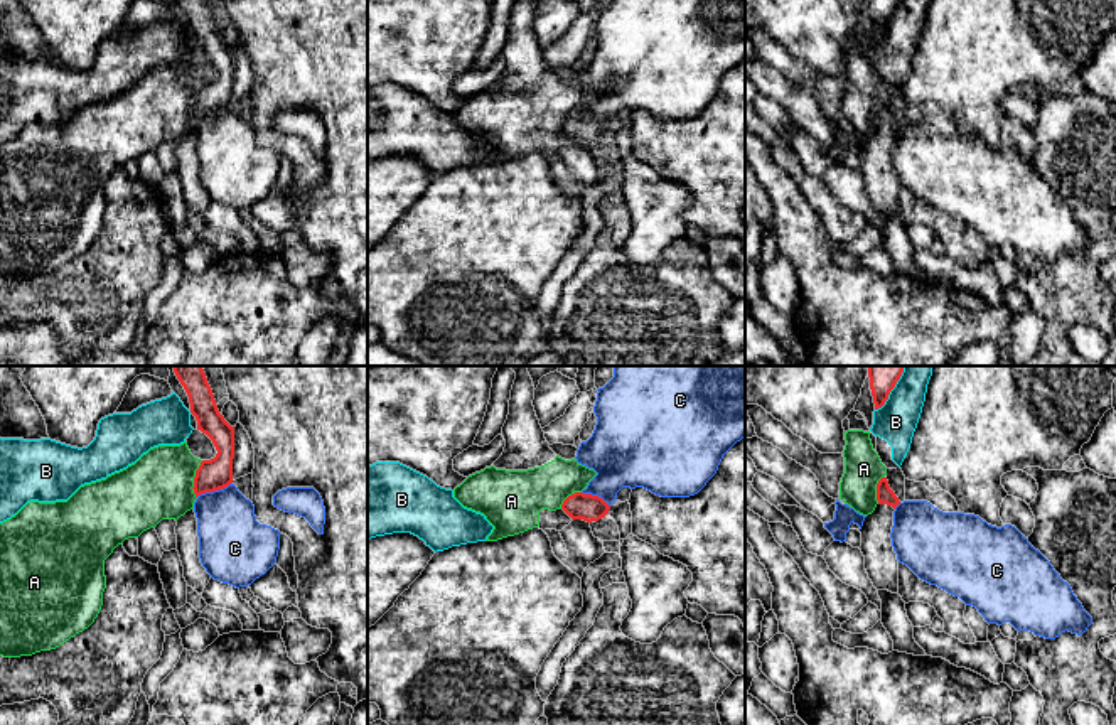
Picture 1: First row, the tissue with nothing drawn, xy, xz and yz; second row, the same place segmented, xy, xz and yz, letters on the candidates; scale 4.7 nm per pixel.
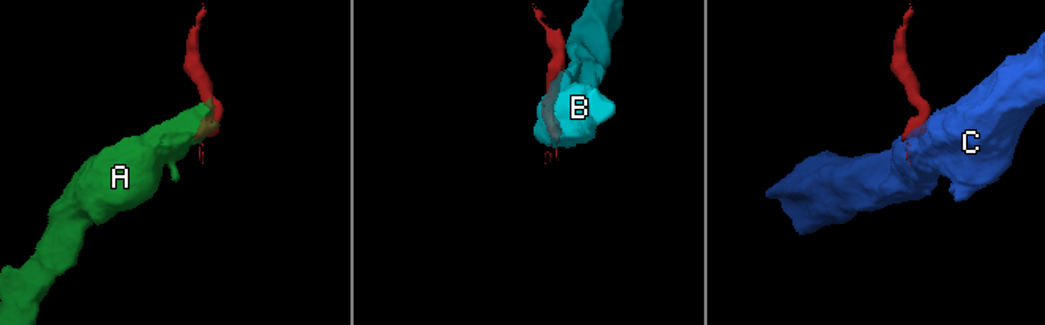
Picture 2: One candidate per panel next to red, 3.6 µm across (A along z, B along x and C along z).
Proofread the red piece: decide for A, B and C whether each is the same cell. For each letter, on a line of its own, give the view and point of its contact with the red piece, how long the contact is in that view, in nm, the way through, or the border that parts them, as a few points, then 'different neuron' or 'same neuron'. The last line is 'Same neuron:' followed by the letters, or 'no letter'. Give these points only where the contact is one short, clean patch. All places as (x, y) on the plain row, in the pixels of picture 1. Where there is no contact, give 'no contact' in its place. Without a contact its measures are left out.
A: meets red in xy at (194, 102); contact 190 nm long; border along xy (203, 83), (194, 100), (193, 115), (196, 120); different neuron
B: meets red in yz at (889, 16); contact 200 nm long; border along yz (901, 0), (889, 21), (875, 32); different neuron
C: meets red in xy at (213, 113); contact 190 nm long; border along xy (231, 105), (196, 118); different neuron
Same neuron: no letter

